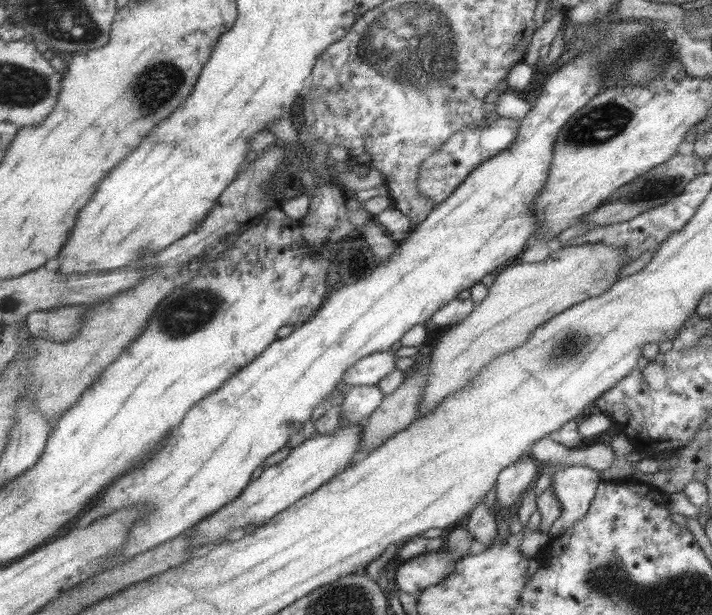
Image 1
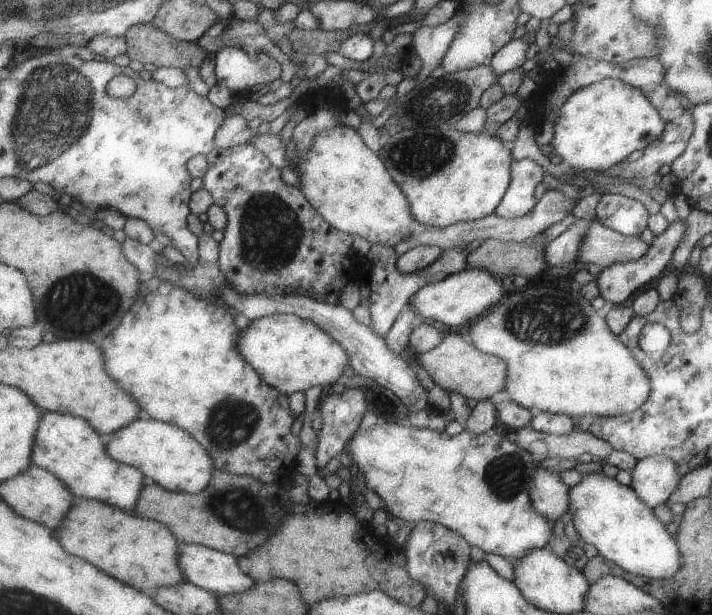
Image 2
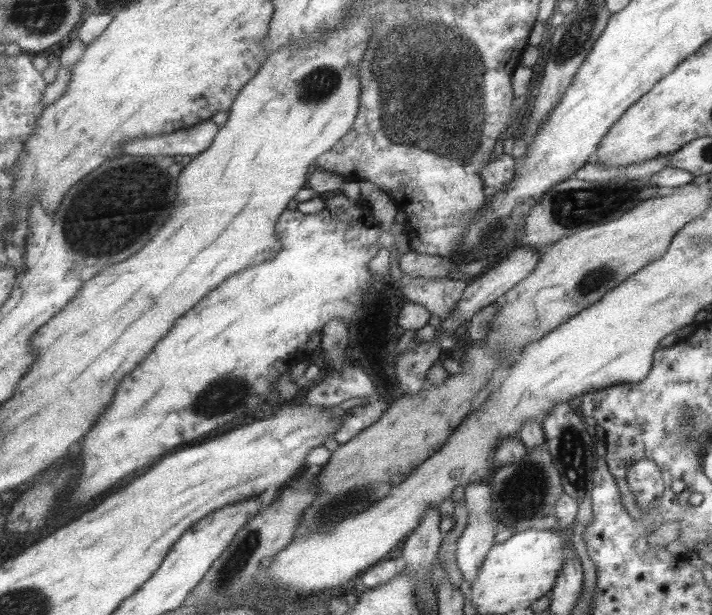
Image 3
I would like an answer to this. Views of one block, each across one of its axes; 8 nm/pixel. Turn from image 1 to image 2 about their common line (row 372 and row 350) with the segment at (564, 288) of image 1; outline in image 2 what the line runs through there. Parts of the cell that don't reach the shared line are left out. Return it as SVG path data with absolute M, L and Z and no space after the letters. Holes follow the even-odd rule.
M447 334L429 350L415 356L418 366L423 368L431 380L445 392L457 393L477 401L488 399L495 392L504 390L506 366L500 358L477 350L467 342L466 335Z

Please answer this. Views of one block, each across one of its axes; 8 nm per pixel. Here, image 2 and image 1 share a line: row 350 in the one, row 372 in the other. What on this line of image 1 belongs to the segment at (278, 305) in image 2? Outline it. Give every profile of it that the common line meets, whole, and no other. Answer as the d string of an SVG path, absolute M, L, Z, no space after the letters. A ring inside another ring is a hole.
M391 350L376 352L354 364L344 375L348 387L375 386L396 368L396 356Z

